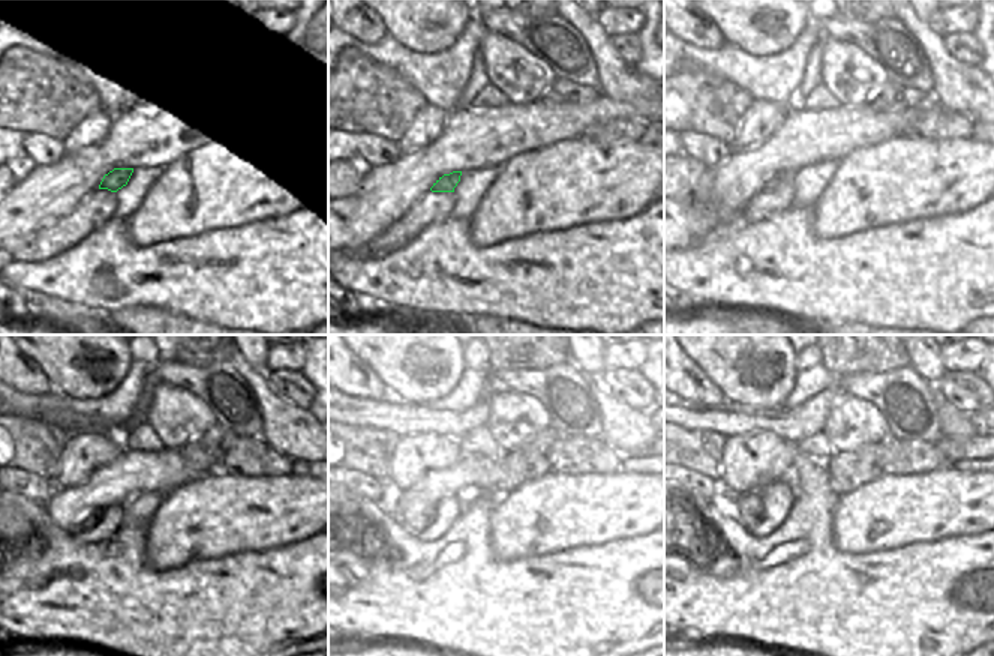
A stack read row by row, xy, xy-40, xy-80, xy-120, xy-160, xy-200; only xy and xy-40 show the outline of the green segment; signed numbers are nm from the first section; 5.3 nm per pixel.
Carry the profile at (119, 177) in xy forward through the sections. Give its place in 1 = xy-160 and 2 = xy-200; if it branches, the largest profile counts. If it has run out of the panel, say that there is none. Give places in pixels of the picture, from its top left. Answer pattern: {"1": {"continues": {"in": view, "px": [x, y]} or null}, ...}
{"1": {"continues": {"in": "xy-160", "px": [429, 514]}}, "2": {"continues": {"in": "xy-200", "px": [747, 509]}}}

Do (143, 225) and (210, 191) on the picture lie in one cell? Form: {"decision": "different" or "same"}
{"decision": "same"}

